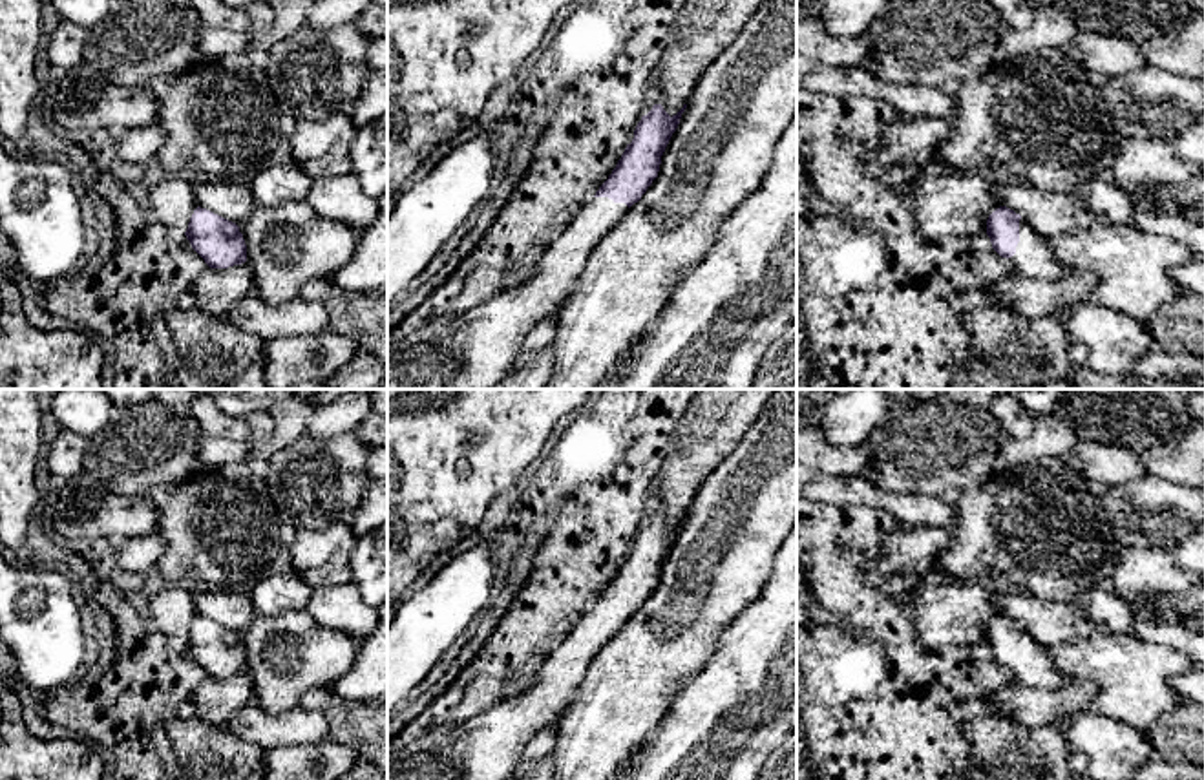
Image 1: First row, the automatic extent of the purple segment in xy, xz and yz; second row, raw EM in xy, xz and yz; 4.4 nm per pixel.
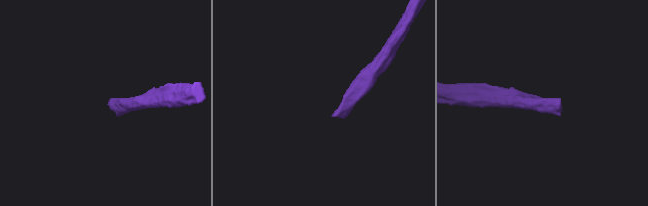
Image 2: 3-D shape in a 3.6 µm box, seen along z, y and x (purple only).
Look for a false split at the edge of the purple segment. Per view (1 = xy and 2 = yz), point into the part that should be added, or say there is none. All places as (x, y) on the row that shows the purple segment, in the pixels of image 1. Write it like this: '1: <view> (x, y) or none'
1: none
2: yz (1033, 256)

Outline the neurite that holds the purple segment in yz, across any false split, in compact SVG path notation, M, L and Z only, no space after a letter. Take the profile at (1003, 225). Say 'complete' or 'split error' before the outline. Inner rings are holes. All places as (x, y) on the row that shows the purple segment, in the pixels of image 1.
split error; M996 208L987 219L992 248L1007 258L1014 270L1030 278L1061 278L1067 269L1052 256L1051 239L1040 236L1014 210Z

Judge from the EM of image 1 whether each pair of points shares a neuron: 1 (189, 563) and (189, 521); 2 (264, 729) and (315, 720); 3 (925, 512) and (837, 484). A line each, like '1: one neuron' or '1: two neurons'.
1: one neuron
2: one neuron
3: one neuron

